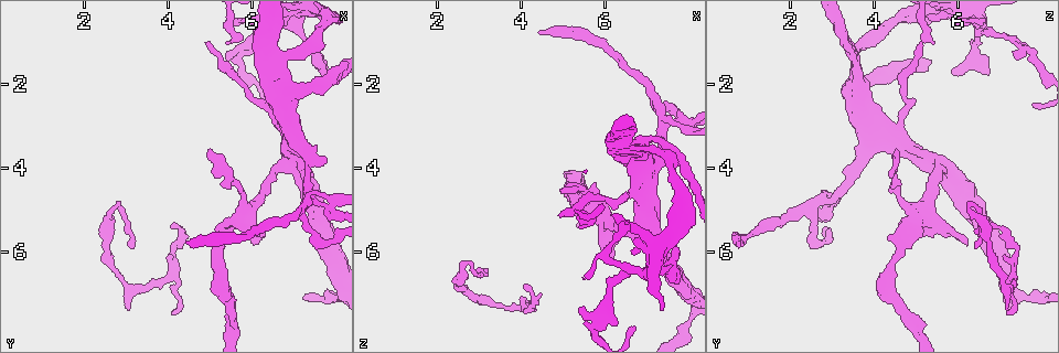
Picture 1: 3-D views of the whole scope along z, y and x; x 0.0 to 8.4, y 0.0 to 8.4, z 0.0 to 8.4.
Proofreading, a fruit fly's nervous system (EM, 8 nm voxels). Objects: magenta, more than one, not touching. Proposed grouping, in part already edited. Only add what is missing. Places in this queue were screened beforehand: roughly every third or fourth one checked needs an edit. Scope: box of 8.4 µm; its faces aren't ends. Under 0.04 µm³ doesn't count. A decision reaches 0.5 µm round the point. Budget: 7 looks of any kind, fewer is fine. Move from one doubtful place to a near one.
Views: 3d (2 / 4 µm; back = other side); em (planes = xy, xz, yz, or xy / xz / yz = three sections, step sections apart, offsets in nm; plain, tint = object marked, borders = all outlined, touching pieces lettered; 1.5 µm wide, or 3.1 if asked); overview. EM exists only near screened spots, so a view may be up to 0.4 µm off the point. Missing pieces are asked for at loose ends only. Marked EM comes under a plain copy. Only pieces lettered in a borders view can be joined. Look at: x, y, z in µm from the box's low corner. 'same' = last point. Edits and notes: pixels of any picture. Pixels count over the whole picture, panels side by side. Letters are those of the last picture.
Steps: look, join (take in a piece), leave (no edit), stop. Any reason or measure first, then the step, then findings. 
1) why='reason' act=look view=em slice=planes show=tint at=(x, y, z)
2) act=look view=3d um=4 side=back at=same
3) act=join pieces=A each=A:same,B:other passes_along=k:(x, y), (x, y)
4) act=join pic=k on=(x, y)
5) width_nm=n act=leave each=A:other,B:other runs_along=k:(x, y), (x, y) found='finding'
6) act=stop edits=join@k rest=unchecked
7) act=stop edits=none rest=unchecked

why='end of a long branch' act=look view=em slice=xy step=4 show=borders at=(4.45, 5.80, 0.75)

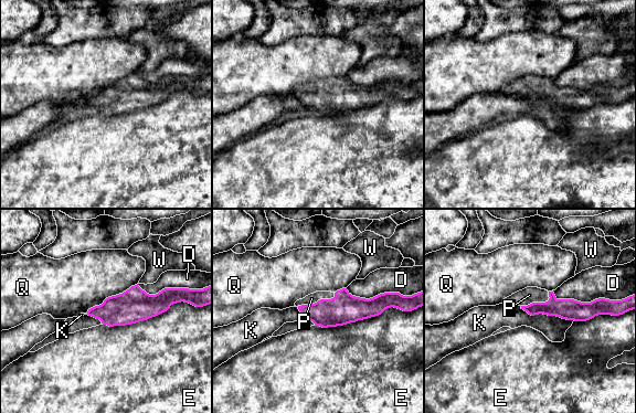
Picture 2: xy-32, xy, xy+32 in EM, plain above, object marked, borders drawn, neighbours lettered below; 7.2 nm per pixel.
act=look view=em slice=planes show=borders at=same

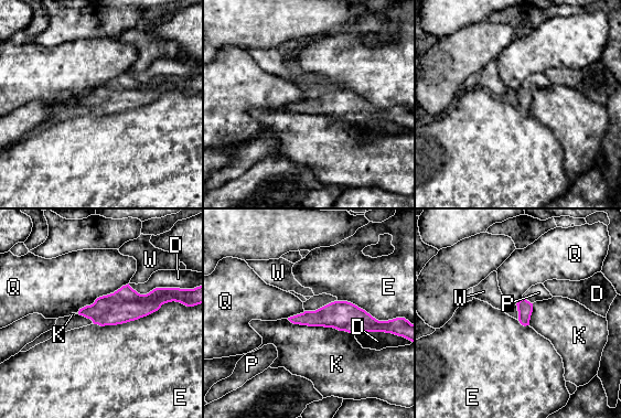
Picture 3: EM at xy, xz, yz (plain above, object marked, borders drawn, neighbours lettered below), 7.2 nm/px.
width_nm=110 act=join pieces=P each=D:other,E:other,K:other,P:same,Q:other,W:other passes_along=3:(525, 308), (526, 300), (538, 292) found='it goes on there'

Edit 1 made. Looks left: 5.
act=look view=overview

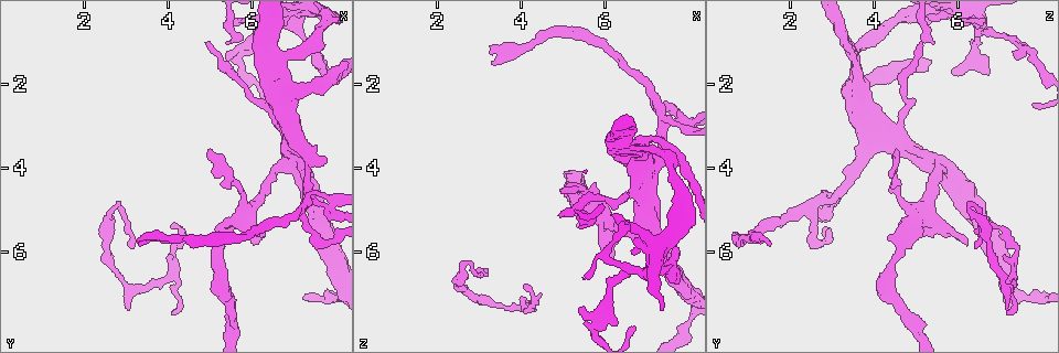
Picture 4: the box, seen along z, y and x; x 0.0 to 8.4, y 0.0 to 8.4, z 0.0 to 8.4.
why='free end' act=look view=3d um=4 at=(5.05, 3.55, 4.45)

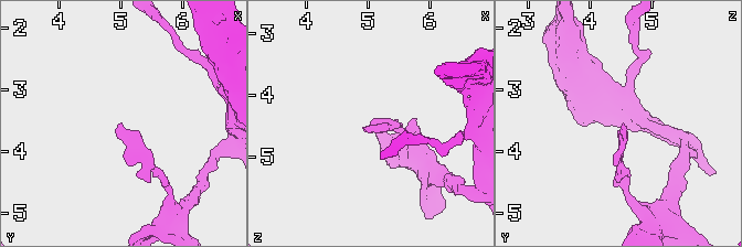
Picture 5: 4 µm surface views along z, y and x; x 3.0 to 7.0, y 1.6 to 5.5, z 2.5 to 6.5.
why='now the EM' act=look view=em slice=xz step=8 show=borders at=(5.05, 3.60, 4.50)

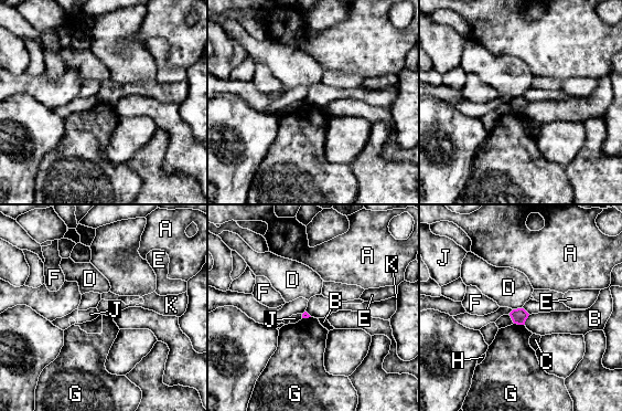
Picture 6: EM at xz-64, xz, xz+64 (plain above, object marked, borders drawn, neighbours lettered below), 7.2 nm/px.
why='another direction' act=look view=em slice=planes show=borders at=same

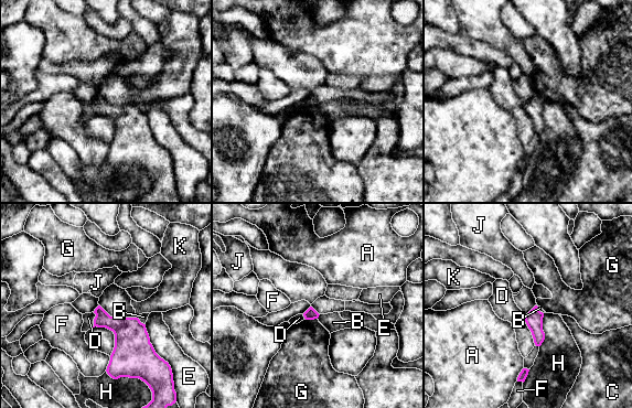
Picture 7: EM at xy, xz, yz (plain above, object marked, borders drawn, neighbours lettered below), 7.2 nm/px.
act=leave each=A:other,B:other,C:other,D:other,E:other,F:other,G:other,H:other,J:other,K:other border=7:(94, 312), (95, 317), (92, 326) found='none of them fits'

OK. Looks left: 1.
act=stop edits=join@3 rest=unchecked

